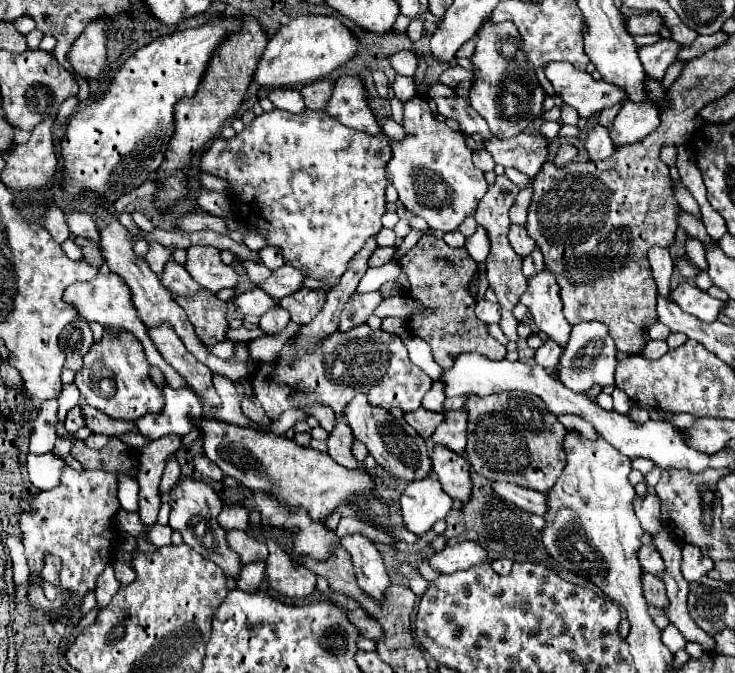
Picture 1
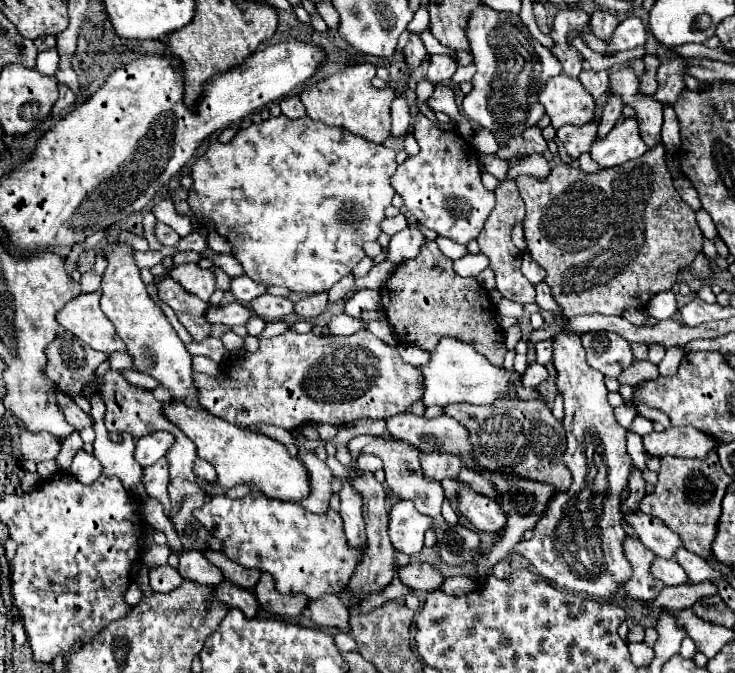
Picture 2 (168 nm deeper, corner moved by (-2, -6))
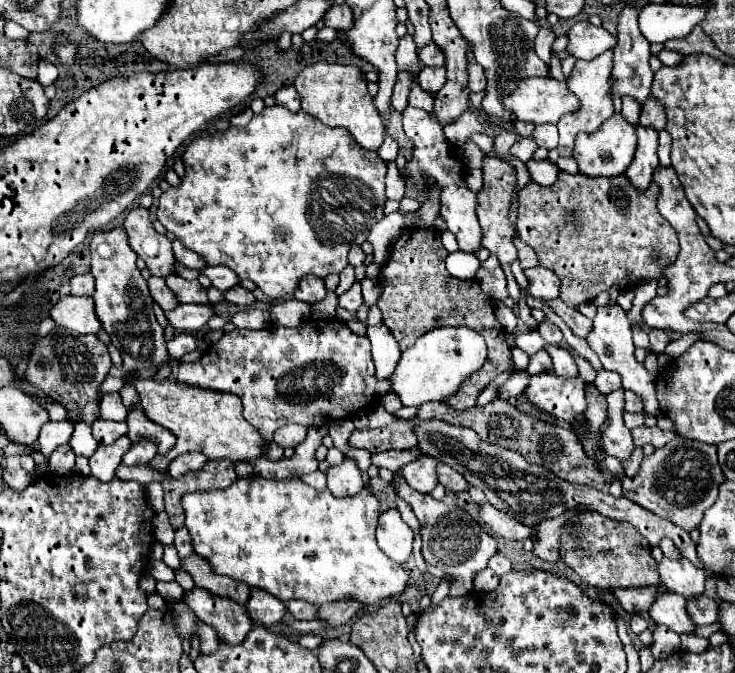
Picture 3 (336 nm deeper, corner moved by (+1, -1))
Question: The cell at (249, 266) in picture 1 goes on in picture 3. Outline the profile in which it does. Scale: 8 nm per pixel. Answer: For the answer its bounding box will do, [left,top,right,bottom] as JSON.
[173,239,205,269]

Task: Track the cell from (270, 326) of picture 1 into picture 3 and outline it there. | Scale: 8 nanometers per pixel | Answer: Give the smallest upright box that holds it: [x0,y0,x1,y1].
[225,285,255,307]

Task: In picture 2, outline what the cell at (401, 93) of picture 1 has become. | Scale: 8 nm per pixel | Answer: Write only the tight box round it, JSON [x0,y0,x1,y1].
[392,94,412,136]

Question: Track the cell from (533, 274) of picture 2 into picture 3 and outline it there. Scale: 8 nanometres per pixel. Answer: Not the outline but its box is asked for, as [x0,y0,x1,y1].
[525,265,561,299]

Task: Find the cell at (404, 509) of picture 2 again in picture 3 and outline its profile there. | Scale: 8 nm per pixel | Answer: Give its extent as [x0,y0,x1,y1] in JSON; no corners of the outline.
[377,509,413,565]

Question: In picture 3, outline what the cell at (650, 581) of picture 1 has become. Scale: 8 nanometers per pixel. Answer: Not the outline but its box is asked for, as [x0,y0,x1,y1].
[561,513,659,589]

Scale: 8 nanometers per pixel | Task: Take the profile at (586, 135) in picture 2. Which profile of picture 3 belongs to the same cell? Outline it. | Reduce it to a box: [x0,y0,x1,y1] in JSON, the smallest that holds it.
[557,49,613,157]

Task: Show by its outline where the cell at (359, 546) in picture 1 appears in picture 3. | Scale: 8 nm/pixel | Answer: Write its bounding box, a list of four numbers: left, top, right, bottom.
[327,457,363,497]

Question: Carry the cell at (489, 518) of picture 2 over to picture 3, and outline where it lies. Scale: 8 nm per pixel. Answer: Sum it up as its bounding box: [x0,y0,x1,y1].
[479,503,533,541]

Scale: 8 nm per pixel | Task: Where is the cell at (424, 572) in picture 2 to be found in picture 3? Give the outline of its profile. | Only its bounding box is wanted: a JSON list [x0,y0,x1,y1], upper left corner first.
[181,475,409,607]

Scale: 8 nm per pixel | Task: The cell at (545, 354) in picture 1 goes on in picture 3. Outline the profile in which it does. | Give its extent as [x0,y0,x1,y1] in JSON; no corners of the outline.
[497,371,529,401]

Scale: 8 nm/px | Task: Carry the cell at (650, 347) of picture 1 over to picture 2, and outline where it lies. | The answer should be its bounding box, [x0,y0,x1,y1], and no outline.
[618,360,660,386]

